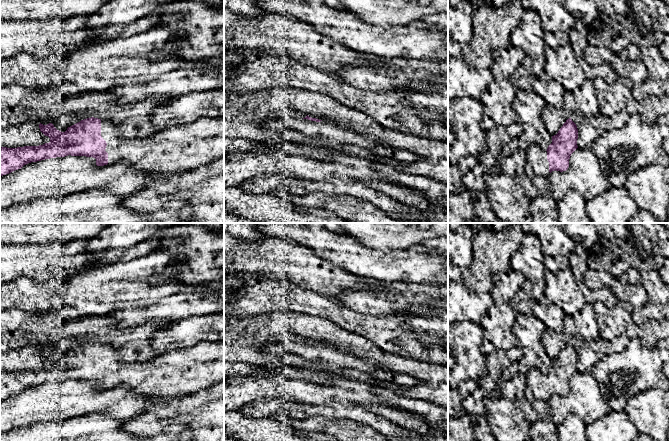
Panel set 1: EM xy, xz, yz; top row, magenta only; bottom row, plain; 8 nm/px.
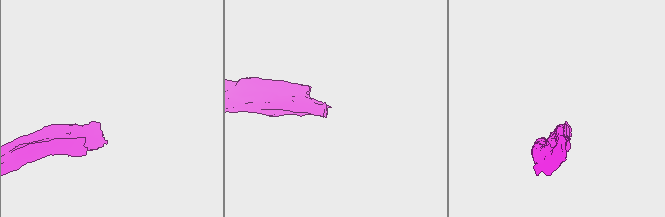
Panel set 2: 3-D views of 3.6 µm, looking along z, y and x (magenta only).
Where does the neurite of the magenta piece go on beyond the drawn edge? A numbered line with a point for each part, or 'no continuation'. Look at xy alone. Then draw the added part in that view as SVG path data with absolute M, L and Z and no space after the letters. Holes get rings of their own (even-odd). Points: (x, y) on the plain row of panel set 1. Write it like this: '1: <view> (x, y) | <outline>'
1: xy (180, 372) | M224 340L202 341L145 362L126 362L120 351L101 344L108 388L122 386L149 397L185 396L224 380Z

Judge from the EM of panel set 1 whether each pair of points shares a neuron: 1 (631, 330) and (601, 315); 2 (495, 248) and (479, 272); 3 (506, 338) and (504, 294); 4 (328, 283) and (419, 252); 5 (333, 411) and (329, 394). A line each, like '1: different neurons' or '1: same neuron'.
1: same neuron
2: same neuron
3: same neuron
4: different neurons
5: different neurons

